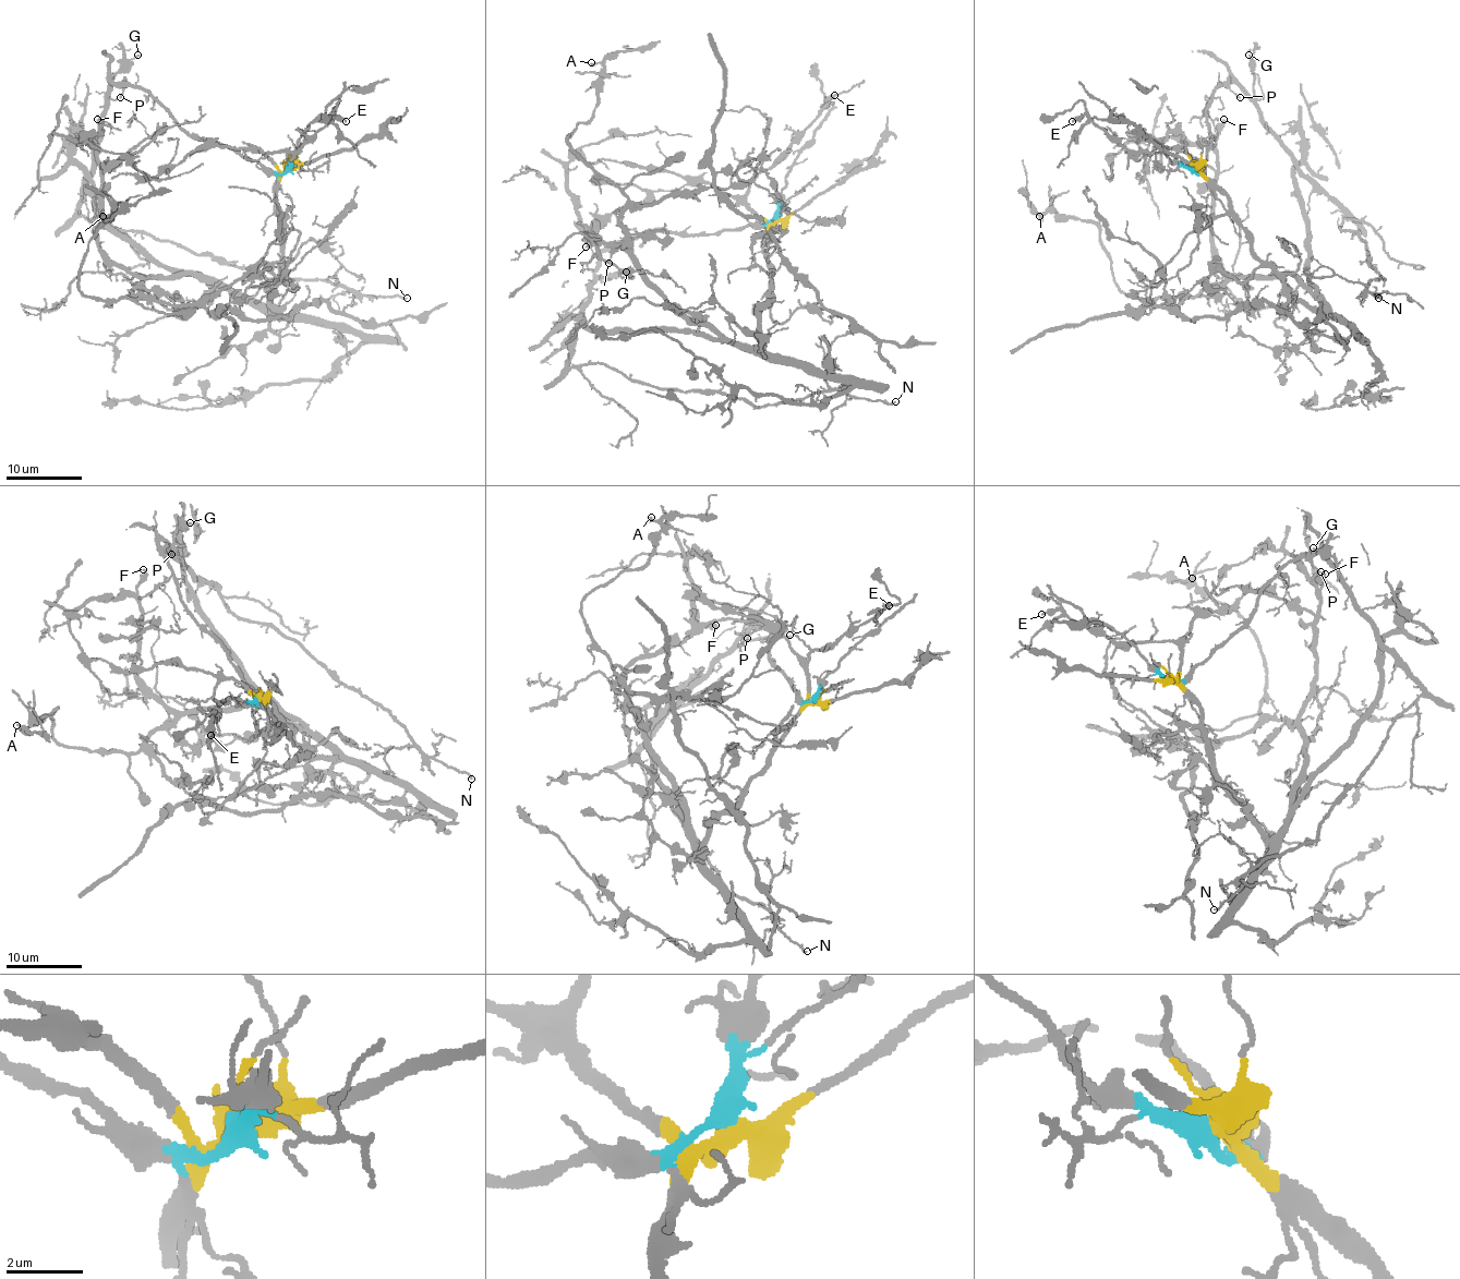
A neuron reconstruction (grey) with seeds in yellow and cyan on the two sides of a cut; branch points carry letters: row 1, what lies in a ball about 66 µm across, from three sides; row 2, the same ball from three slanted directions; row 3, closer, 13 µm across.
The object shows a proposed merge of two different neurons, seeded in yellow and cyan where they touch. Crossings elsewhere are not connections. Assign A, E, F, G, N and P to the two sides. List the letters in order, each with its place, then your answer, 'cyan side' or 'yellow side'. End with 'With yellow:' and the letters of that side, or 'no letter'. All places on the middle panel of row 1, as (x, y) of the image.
A: at (591, 62); yellow side
E: at (834, 95); yellow side
F: at (586, 246); yellow side
G: at (626, 272); cyan side
N: at (895, 401); cyan side
P: at (608, 263); cyan side
With yellow: A, E, F

